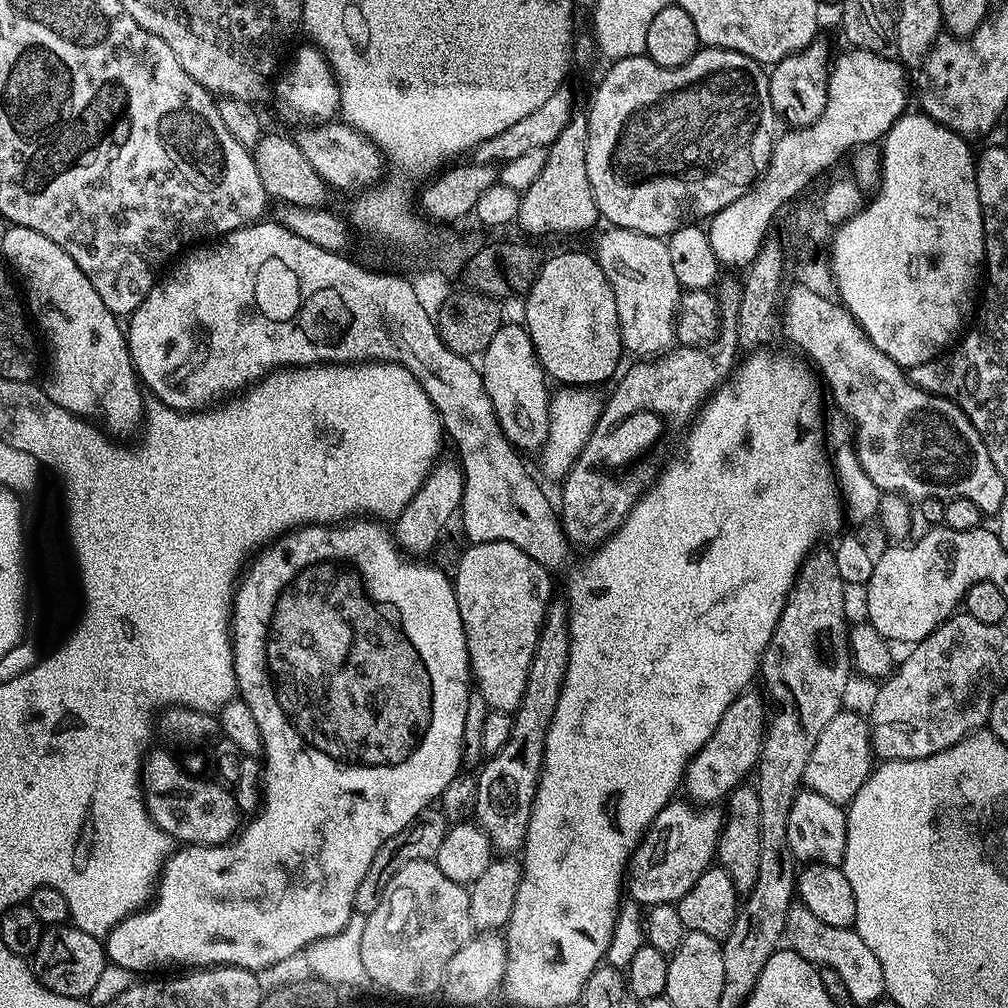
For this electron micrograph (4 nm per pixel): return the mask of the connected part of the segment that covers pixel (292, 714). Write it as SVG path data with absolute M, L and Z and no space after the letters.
M353 518L338 524L306 524L303 528L293 528L290 532L285 532L273 540L271 544L259 549L251 557L246 571L239 577L232 601L232 611L230 613L230 631L232 634L232 661L234 662L234 674L236 675L236 686L239 699L250 706L250 714L254 714L254 722L260 731L260 746L262 749L262 760L266 765L266 771L262 776L262 803L258 811L251 817L252 820L243 825L240 831L228 841L227 844L189 844L180 846L168 857L164 868L160 871L158 883L154 889L147 906L124 917L122 922L118 922L106 937L106 956L113 964L119 968L125 968L130 973L152 974L155 968L168 968L171 964L181 964L181 969L196 970L201 966L231 966L233 968L250 968L261 970L260 968L272 968L275 964L280 964L283 960L288 960L291 956L303 953L314 942L322 938L330 938L338 934L346 926L346 922L354 914L354 894L358 894L358 886L362 878L366 878L366 870L370 870L370 862L374 862L374 854L386 842L386 838L394 838L402 826L406 826L413 820L422 809L435 805L439 801L442 790L450 786L450 782L461 771L463 750L463 727L466 719L467 698L470 691L470 669L468 666L468 647L466 646L466 634L462 626L462 614L458 614L458 598L453 581L440 568L435 568L432 564L420 564L424 562L413 562L399 545L393 540L393 533L389 531L383 523L377 522L372 518Z

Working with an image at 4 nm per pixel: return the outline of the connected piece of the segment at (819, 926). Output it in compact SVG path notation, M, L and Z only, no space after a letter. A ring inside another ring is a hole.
M799 902L793 903L784 922L784 940L791 951L806 958L809 965L838 970L842 982L850 990L853 1005L868 1004L875 1006L885 995L882 965L874 958L874 950L862 942L862 938L852 928L826 926L822 918L814 918L810 910Z

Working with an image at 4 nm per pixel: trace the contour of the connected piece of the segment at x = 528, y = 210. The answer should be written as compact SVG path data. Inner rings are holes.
M574 114L570 122L558 138L547 148L544 154L544 165L534 178L534 182L522 193L516 224L524 232L532 236L544 236L547 232L584 232L592 228L596 220L601 219L600 211L596 209L594 194L590 190L590 178L586 178L586 138L588 137L588 117L584 114Z

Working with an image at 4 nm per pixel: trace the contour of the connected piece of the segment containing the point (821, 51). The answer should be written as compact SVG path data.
M820 38L813 40L802 51L780 60L769 71L768 89L771 106L791 127L808 126L814 123L826 106L831 56L827 44L822 40Z

